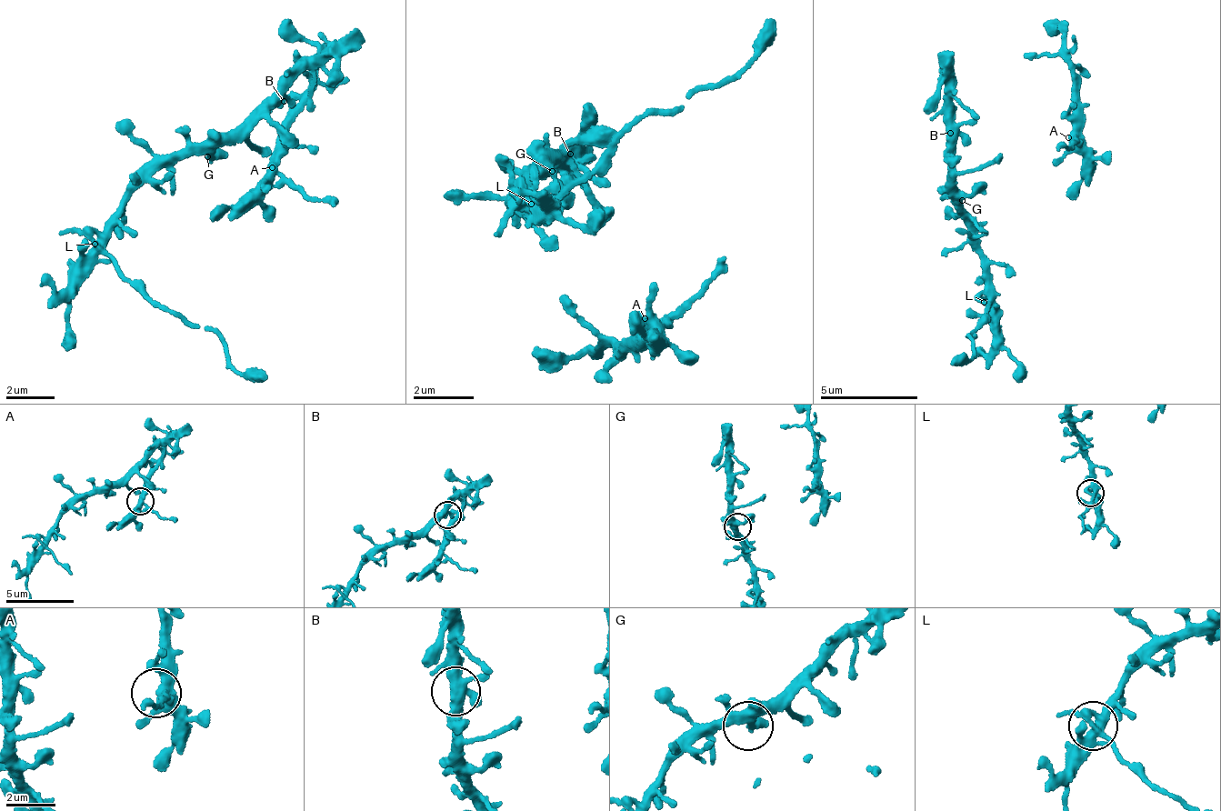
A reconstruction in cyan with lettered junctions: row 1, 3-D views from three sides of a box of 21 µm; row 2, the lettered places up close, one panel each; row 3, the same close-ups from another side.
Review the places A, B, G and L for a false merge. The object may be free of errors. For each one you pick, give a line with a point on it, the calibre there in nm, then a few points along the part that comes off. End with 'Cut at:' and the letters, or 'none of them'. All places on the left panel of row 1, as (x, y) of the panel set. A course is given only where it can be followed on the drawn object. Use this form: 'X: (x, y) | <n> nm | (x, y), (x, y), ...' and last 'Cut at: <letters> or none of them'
Cut at: none of them

